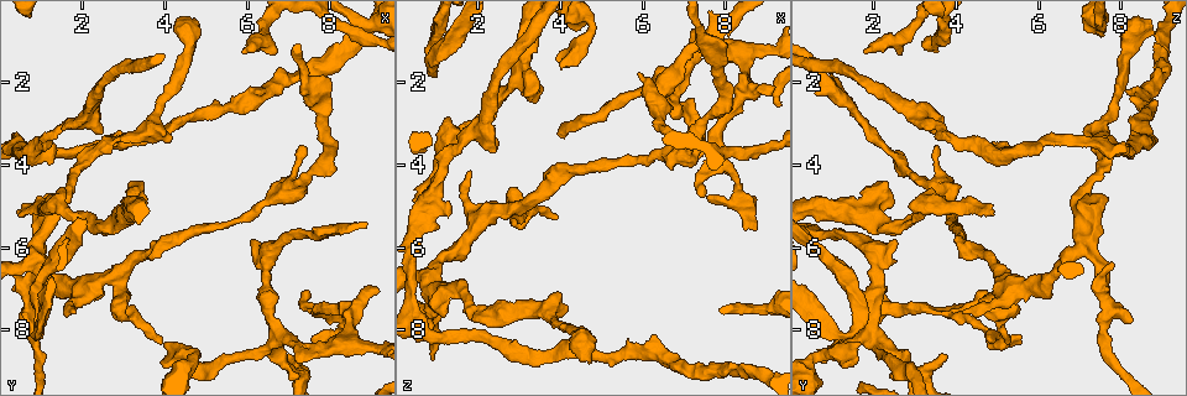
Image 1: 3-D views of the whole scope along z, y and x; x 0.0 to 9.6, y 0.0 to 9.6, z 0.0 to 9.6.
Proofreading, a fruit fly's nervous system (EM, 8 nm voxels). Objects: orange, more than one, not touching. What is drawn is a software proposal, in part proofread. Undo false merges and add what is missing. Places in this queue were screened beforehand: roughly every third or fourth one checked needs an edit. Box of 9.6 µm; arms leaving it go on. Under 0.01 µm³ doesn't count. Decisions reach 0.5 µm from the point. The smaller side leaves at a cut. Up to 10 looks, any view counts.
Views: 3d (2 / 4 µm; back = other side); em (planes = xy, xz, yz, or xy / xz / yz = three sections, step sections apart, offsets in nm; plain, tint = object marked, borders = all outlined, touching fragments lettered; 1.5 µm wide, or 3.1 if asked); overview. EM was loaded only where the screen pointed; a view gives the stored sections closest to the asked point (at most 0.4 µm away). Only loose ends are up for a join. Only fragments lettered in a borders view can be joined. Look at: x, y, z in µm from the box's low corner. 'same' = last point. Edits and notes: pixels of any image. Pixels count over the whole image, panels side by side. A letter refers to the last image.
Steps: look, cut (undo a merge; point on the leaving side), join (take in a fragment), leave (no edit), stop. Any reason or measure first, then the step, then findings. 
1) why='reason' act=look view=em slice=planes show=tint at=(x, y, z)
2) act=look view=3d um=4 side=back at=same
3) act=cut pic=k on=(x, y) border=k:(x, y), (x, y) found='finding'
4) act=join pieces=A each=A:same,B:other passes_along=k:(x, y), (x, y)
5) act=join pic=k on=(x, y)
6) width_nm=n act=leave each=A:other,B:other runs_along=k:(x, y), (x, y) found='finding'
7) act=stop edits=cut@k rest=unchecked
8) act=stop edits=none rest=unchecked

why='calibre changes' act=look view=em slice=xy step=4 show=borders at=(1.00, 5.00, 4.20)

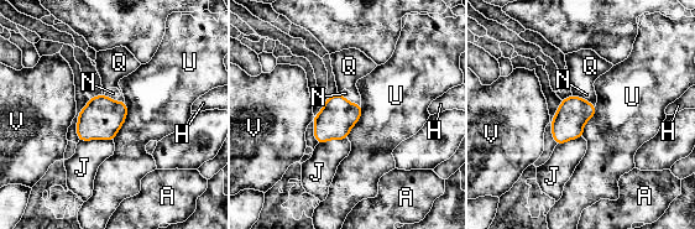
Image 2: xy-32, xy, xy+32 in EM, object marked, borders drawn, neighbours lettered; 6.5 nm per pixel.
act=leave each=A:other,H:other,J:other,N:other,Q:other,U:other,V:other found='all the same neuron'

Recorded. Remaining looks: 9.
why='arms part here' act=look view=3d um=2 at=(2.05, 2.90, 3.15)

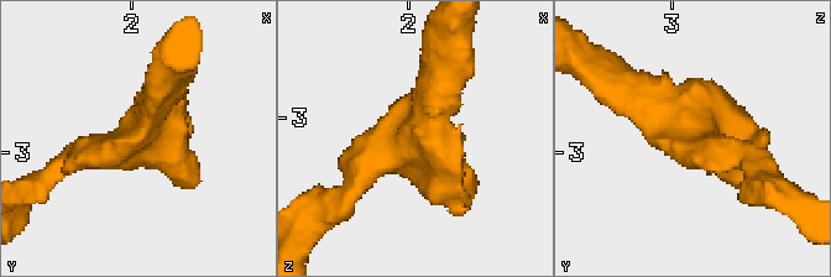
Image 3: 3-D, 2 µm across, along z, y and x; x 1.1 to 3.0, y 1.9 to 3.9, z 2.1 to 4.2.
why='need the tissue' act=look view=em slice=planes show=plain at=(2.04, 2.84, 3.20)

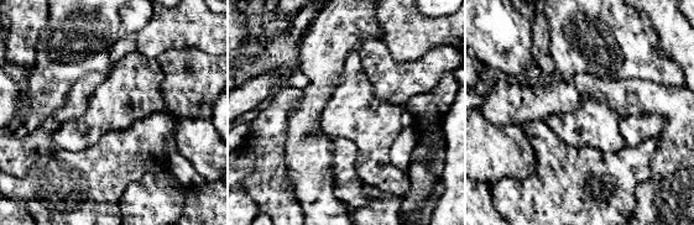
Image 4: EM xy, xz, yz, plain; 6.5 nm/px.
why='what lies round it' act=look view=em slice=planes show=borders at=same

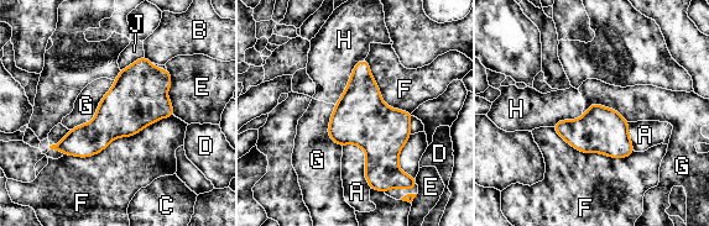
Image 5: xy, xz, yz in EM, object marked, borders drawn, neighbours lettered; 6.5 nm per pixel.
longest_contact=F:750nm act=leave each=A:other,B:other,C:other,D:other,E:other,F:other,G:other,H:other,J:other found='one neuron here'

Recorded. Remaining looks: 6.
why='abrupt turn' act=look view=3d um=2 at=(0.90, 8.15, 1.45)

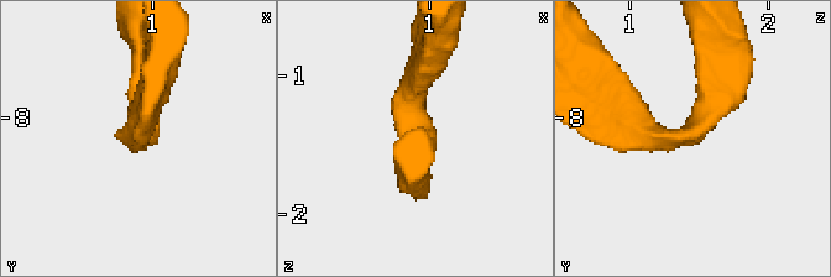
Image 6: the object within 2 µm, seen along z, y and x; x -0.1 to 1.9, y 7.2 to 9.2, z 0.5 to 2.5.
arm_widths_nm=200,240 act=look view=em slice=planes show=borders at=same

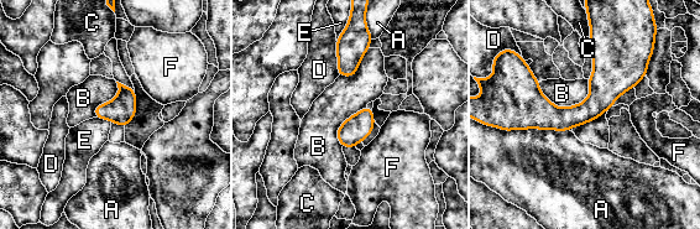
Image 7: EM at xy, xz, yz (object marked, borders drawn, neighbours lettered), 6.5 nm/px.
longest_contact=A:440nm act=leave each=A:other,B:other,C:other,D:other,E:other,F:other runs_along=7:(594, 42), (601, 93), (515, 126) found='one neuron here'

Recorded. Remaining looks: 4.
why='sharp bend' act=look view=em slice=planes show=borders at=(0.85, 6.00, 7.05)

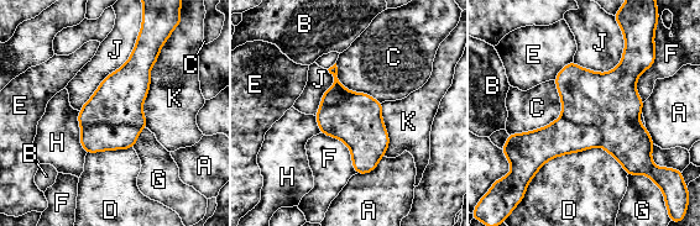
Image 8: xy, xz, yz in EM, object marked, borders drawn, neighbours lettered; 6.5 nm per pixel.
act=cut pic=8 on=(118, 100) each=A:other,B:other,C:other,D:other,E:other,F:other,G:other,H:other,J:other,K:other found='a second neuron is stuck on'

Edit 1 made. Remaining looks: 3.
act=stop edits=cut@8 rest=unchecked

